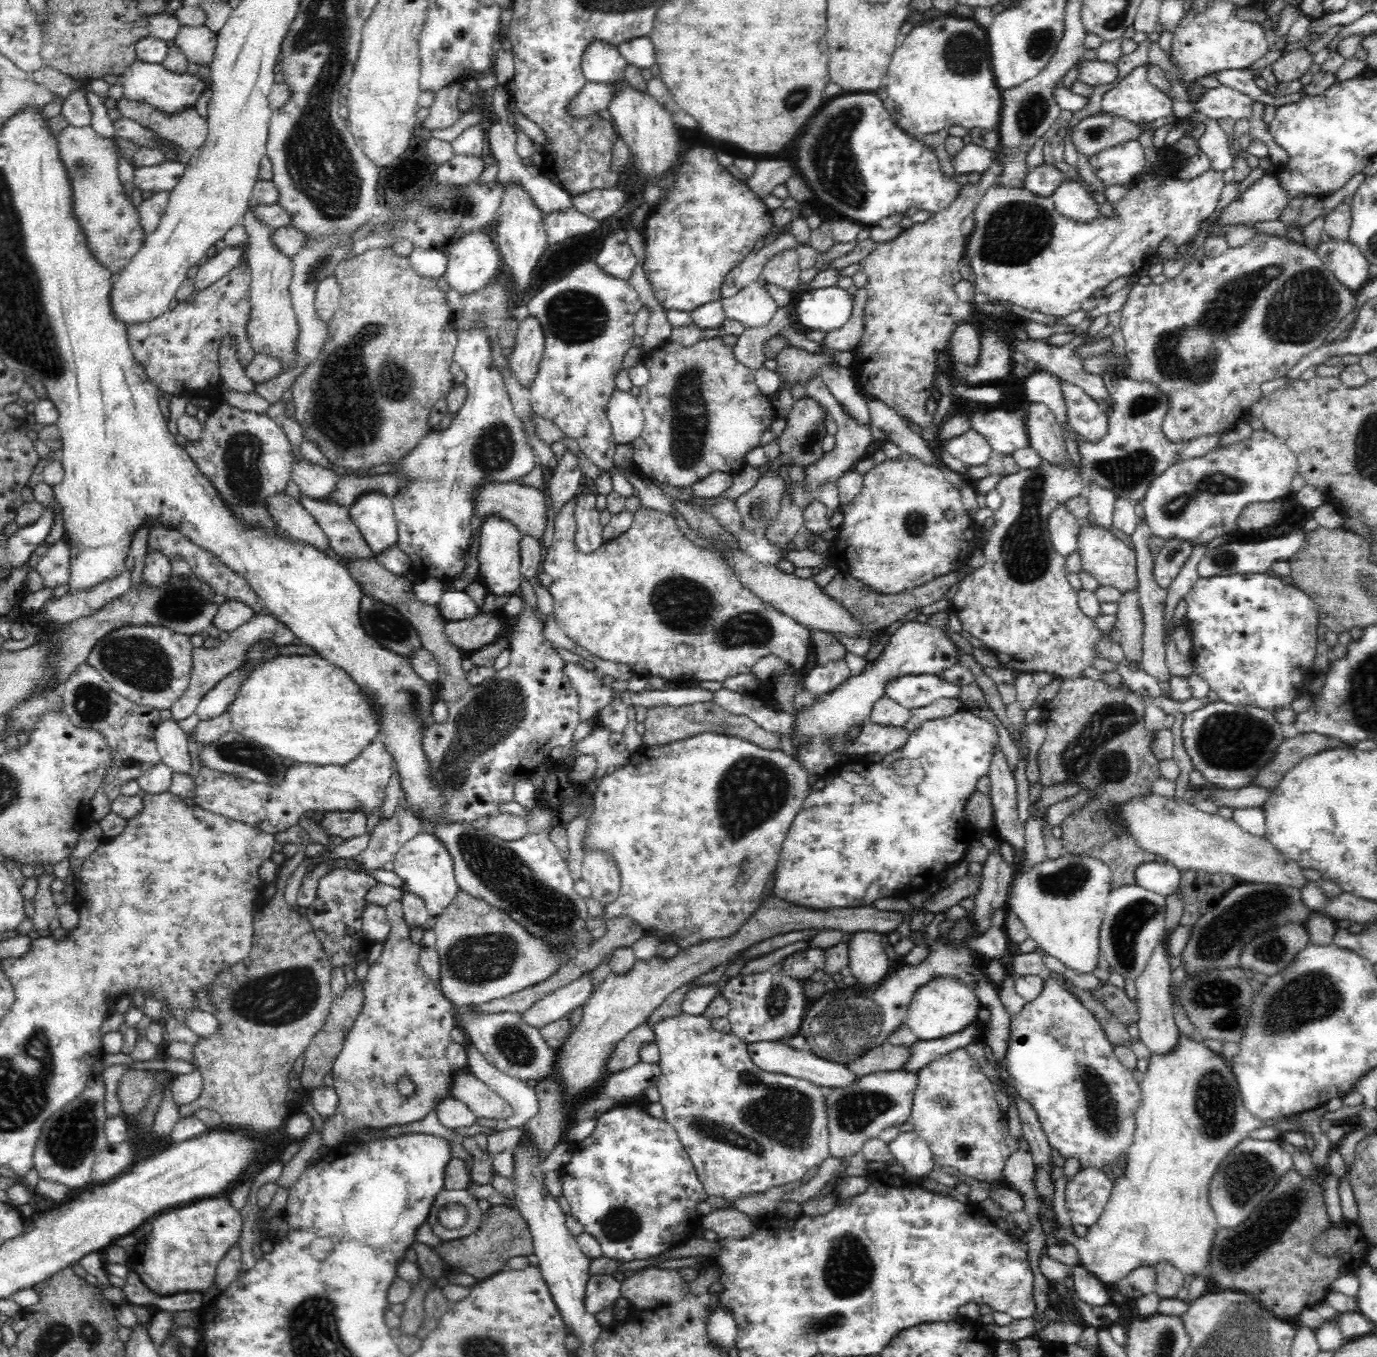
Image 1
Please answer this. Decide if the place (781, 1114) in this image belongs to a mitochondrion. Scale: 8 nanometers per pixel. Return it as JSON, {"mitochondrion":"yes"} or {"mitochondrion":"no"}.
{"mitochondrion":"yes"}

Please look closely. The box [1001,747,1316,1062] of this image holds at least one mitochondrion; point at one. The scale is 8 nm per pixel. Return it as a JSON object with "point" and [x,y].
{"point":[1126,926]}

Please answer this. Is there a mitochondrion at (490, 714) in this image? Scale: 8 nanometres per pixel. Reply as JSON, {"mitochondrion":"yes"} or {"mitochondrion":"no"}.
{"mitochondrion":"yes"}

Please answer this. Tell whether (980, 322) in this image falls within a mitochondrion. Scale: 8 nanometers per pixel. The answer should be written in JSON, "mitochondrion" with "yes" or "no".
{"mitochondrion":"no"}

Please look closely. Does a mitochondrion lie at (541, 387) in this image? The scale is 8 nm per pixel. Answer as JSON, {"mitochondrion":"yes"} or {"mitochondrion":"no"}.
{"mitochondrion":"no"}

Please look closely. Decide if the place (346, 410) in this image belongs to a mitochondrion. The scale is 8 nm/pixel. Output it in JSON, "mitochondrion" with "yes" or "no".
{"mitochondrion":"yes"}

